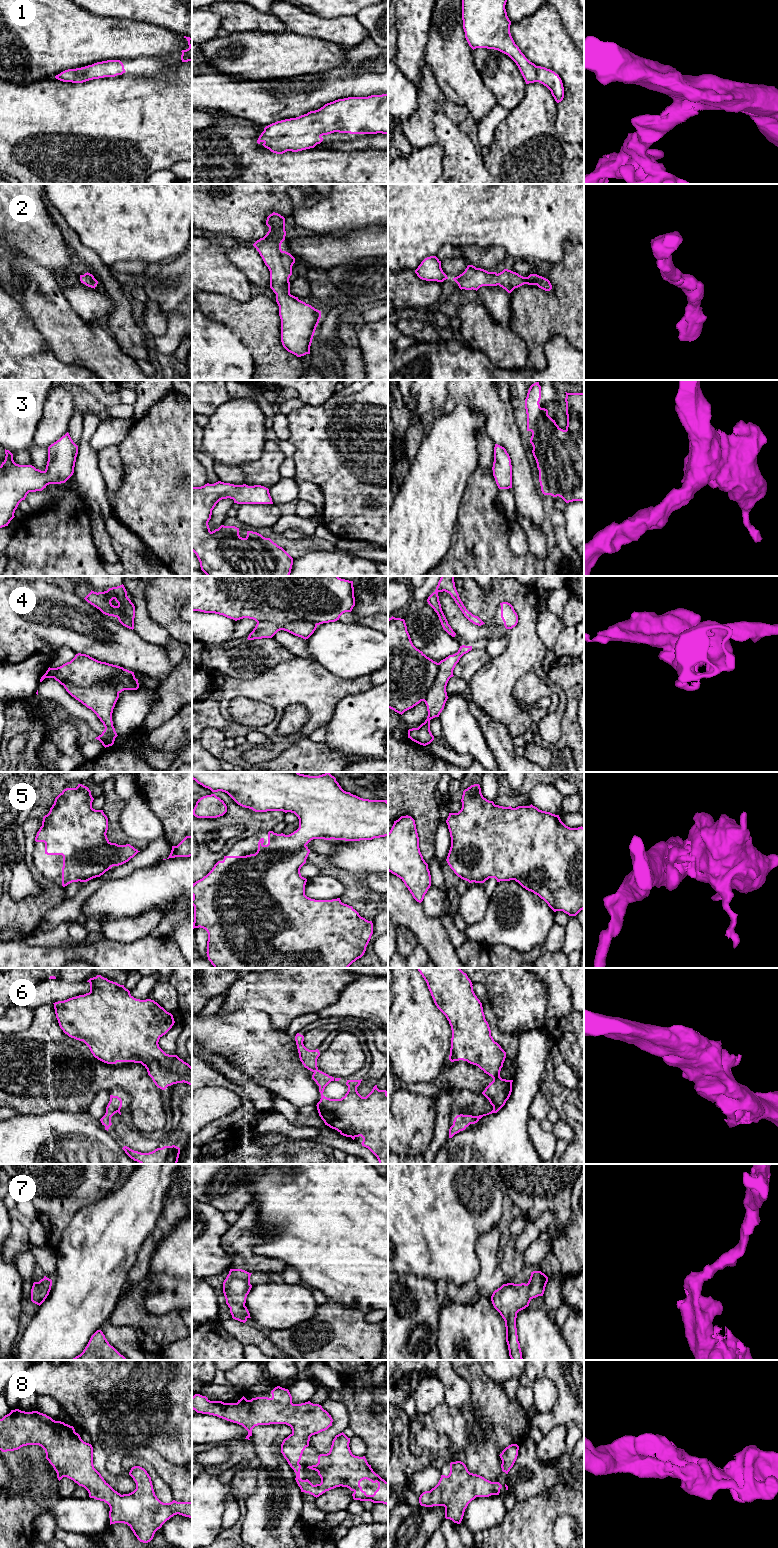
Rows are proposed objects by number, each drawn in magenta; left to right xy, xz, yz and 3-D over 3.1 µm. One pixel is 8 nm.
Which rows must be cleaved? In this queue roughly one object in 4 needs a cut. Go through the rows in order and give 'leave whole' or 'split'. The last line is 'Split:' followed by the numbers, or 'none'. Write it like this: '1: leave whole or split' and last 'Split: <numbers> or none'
1: leave whole
2: leave whole
3: leave whole
4: split
5: leave whole
6: leave whole
7: leave whole
8: leave whole
Split: 4

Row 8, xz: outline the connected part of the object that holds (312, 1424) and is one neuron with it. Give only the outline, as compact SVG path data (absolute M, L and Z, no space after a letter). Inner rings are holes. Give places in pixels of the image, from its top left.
M277 1386L271 1394L271 1398L256 1397L251 1400L243 1396L237 1403L210 1401L206 1396L195 1394L192 1409L242 1425L248 1431L245 1438L248 1440L255 1426L286 1424L291 1427L292 1433L283 1440L281 1453L296 1473L295 1480L301 1492L317 1498L326 1491L342 1486L354 1492L354 1500L388 1505L388 1482L373 1471L365 1456L352 1454L350 1438L343 1432L335 1436L327 1454L318 1456L316 1465L307 1467L318 1472L321 1483L313 1485L308 1479L302 1480L299 1462L303 1451L309 1446L310 1437L327 1430L332 1426L333 1419L319 1404L310 1401L293 1404L288 1389ZM364 1479L378 1483L373 1495L367 1495L362 1490L360 1482Z

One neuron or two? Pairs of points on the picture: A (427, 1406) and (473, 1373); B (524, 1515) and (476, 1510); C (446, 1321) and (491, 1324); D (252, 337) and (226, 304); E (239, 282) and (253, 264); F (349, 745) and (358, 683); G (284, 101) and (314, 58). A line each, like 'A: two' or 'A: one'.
A: two
B: two
C: one
D: one
E: two
F: two
G: two

